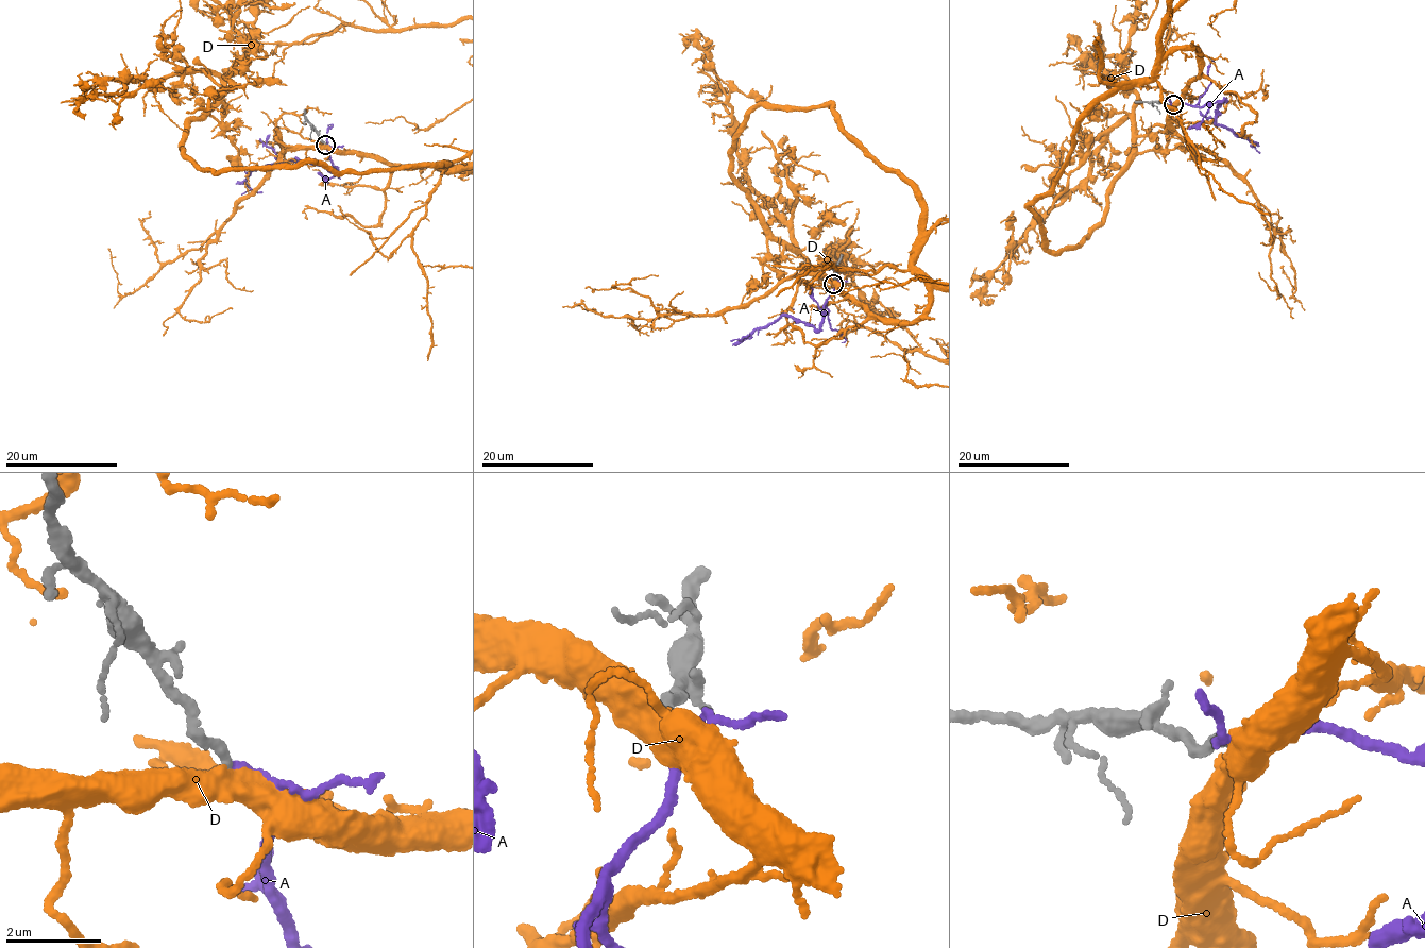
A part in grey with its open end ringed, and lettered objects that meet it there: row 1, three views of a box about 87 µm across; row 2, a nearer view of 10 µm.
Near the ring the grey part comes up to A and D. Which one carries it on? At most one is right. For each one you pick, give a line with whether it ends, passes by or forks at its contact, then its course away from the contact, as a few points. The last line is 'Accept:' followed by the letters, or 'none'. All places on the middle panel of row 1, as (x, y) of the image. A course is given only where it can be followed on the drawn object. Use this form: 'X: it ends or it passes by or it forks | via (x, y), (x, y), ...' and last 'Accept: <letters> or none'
A: it passes by | via (833, 284), (819, 329), (784, 315), (741, 340), (748, 334)
Accept: A

